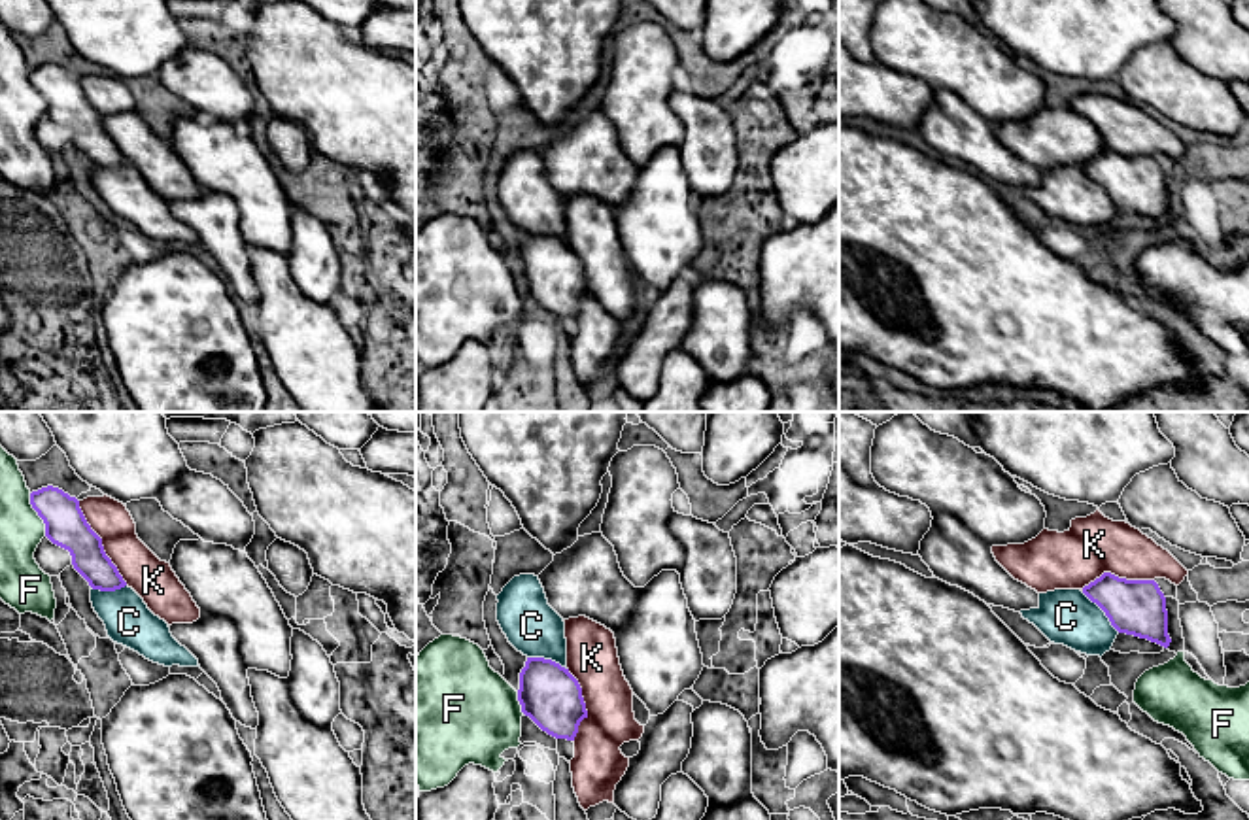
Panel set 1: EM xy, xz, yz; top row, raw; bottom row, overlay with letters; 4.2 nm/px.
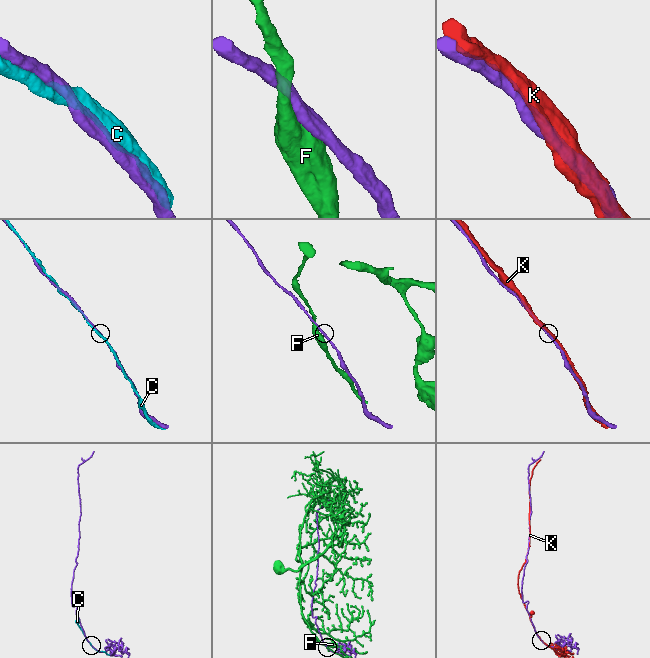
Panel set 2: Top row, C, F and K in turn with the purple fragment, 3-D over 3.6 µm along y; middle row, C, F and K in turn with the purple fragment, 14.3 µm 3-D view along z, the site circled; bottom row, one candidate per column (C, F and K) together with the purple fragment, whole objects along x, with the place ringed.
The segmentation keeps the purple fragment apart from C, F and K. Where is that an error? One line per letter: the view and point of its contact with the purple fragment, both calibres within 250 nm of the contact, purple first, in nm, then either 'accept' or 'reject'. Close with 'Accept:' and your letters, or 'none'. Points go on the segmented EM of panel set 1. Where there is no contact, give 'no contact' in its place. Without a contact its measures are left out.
C: meets purple in yz at (1102, 609); 240 nm thick on the purple side, 240 nm on the other; accept
F: meets purple in xy at (38, 514); 180 nm thick on the purple side, 190 nm on the other; reject
K: meets purple in xy at (101, 543); 180 nm thick on the purple side, 170 nm on the other; reject
Accept: C

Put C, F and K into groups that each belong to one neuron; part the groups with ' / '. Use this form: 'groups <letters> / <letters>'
groups C / F / K

